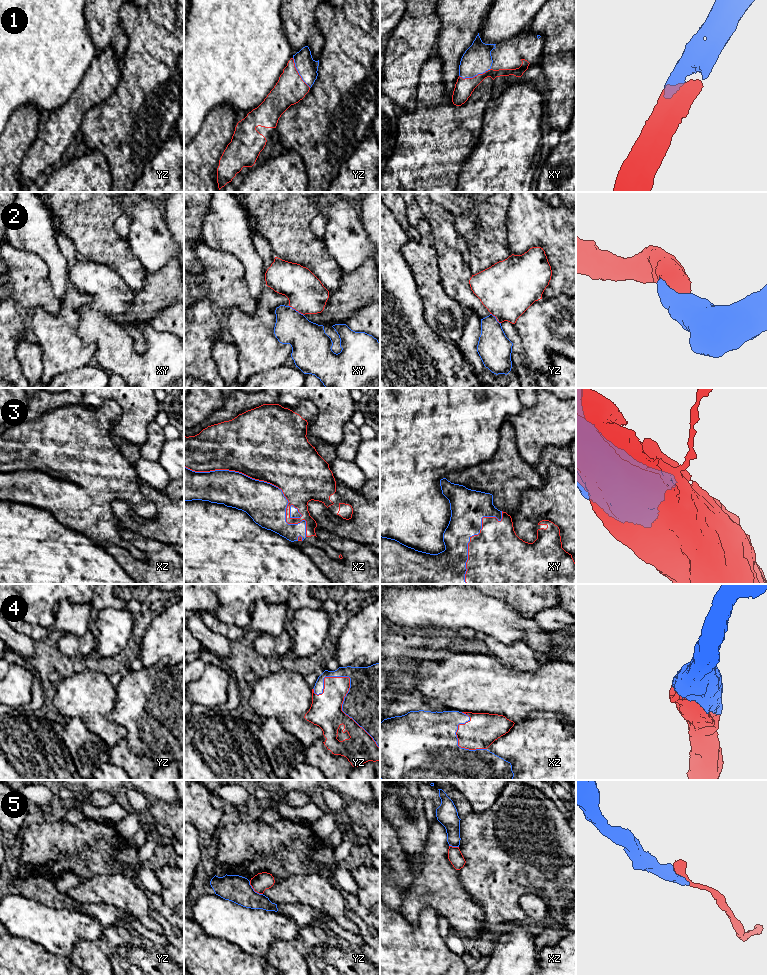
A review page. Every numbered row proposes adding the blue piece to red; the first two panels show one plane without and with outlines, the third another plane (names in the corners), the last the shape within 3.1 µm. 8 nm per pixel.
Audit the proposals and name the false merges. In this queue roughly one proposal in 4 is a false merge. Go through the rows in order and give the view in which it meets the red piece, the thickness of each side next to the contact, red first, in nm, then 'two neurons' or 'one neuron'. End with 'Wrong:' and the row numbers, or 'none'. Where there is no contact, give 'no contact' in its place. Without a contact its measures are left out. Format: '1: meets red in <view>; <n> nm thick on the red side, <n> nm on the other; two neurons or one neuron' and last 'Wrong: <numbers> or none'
1: meets red in xy; 150 nm thick on the red side, 240 nm on the other; one neuron
2: meets red in xy; 300 nm thick on the red side, 280 nm on the other; one neuron
3: meets red in xz; 500 nm thick on the red side, 320 nm on the other; one neuron
4: meets red in yz; 260 nm thick on the red side, 440 nm on the other; one neuron
5: meets red in yz; 140 nm thick on the red side, 220 nm on the other; two neurons
Wrong: 5

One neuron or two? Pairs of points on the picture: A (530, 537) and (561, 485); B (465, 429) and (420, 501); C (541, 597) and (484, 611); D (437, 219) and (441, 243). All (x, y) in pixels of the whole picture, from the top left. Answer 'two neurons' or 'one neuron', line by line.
A: one neuron
B: one neuron
C: two neurons
D: one neuron

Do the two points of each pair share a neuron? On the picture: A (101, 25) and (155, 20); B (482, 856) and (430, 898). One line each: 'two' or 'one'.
A: two
B: two

